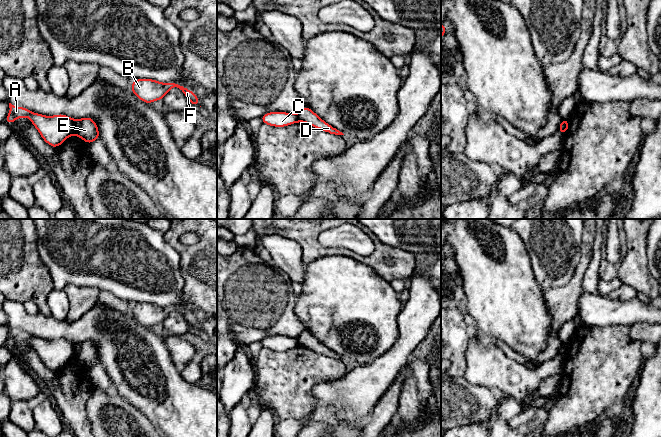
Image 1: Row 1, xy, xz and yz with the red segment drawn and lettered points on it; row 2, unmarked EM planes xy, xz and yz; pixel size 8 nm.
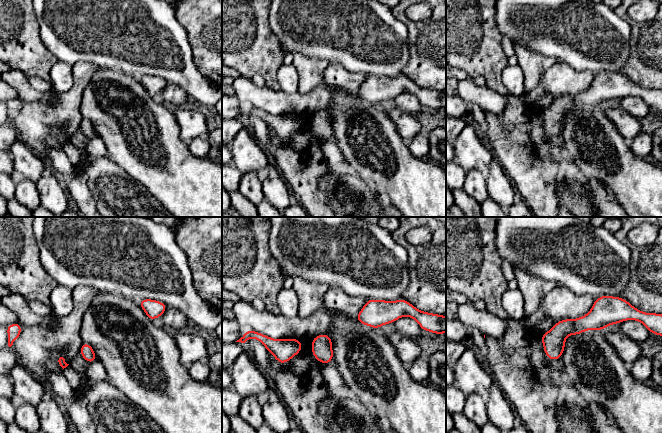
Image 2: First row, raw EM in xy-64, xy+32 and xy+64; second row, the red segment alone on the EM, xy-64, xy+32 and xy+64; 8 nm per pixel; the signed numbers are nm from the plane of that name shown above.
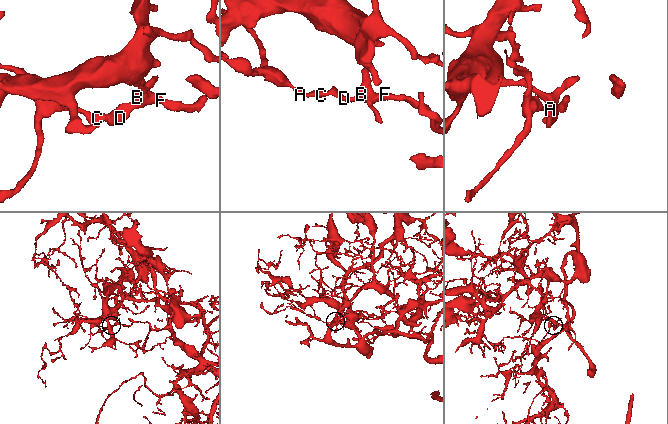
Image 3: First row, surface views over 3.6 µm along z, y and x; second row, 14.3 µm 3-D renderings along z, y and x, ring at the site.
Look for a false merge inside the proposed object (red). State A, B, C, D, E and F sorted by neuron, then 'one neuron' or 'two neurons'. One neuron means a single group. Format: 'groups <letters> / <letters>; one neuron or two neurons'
groups A C / B D E F; two neurons

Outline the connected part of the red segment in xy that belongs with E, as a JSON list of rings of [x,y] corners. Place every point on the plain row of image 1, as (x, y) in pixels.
[[[91,341],[75,344],[74,359],[82,362],[87,368],[100,363],[97,348]]]

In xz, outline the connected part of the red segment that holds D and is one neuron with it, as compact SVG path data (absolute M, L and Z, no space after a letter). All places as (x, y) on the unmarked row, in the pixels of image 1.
M304 330L298 337L297 341L299 346L304 346L313 350L317 353L320 353L324 356L335 359L344 359L342 356L334 352L333 350L326 347L322 344L316 337L314 337L308 330Z

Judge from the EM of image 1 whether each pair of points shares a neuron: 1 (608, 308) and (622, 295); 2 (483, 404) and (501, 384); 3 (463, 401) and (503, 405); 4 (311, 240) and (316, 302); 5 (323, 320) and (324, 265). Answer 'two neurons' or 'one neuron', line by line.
1: two neurons
2: two neurons
3: one neuron
4: two neurons
5: one neuron

